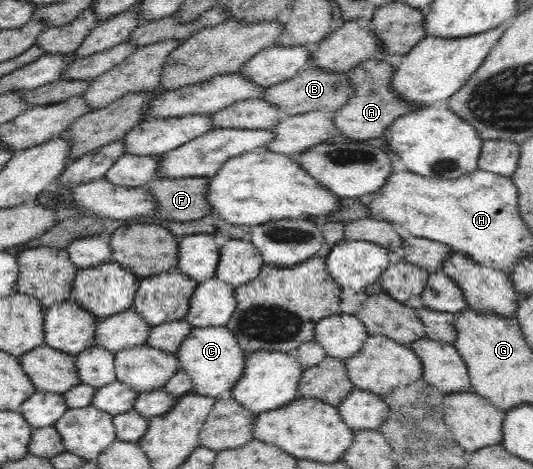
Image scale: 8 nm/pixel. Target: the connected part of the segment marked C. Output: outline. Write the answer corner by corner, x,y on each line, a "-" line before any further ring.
217,326
214,328
192,327
175,354
178,357
181,369
191,378
193,391
213,397
215,400
217,395
221,395
223,391
232,391
235,382
243,375
246,360
246,353
242,351
242,347
238,344
236,337
226,326

